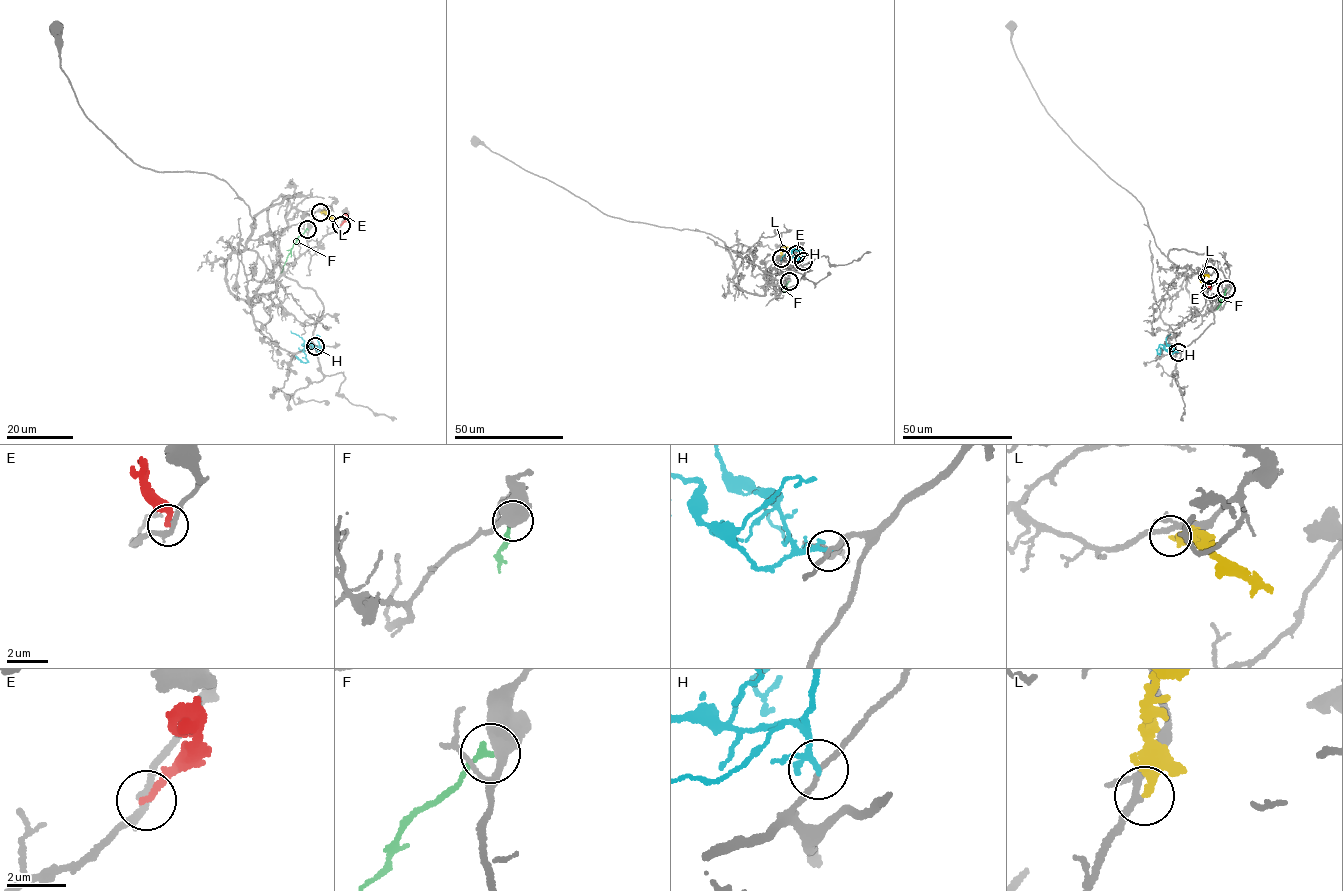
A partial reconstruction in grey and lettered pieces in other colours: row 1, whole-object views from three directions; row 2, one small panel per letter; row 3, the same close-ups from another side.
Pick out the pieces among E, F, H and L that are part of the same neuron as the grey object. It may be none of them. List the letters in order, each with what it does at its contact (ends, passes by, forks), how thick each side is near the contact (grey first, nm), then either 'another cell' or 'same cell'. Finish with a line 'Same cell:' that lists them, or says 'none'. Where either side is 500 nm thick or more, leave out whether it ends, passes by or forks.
E: it ends there; 260 nm thick on the grey side, 220 nm on the other; another cell
F: it ends there; 480 nm thick on the grey side, 200 nm on the other; another cell
H: it forks there; 160 nm thick on the grey side, 120 nm on the other; another cell
L: it ends there; 190 nm thick on the grey side, 280 nm on the other; another cell
Same cell: none

